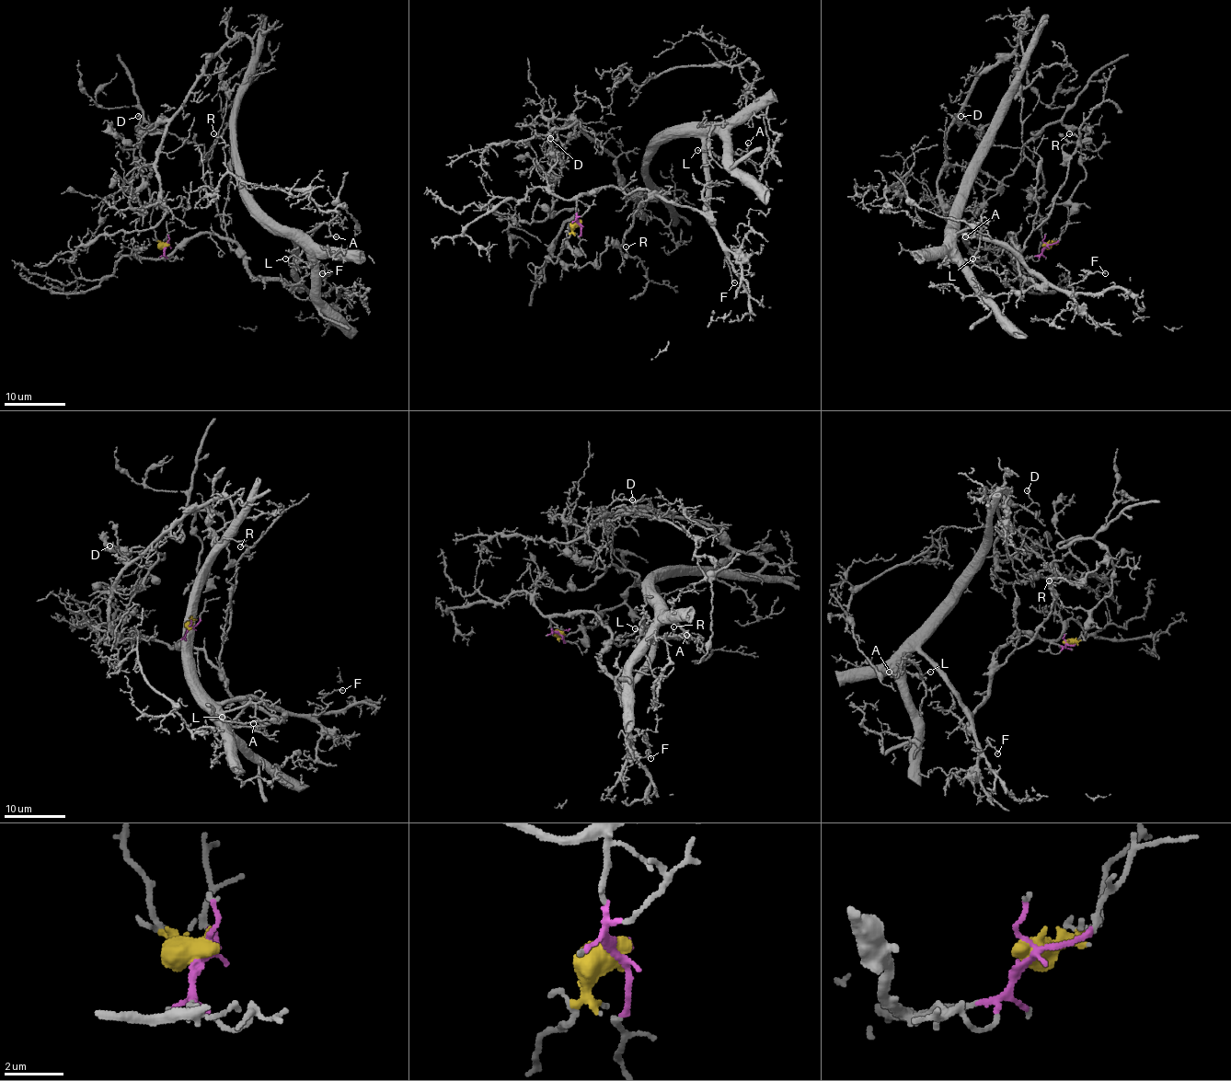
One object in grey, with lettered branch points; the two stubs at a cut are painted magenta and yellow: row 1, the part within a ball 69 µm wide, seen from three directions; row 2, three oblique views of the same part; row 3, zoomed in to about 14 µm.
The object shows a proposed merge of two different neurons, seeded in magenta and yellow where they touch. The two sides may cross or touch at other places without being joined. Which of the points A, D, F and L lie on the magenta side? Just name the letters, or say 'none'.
A, D, F, L

